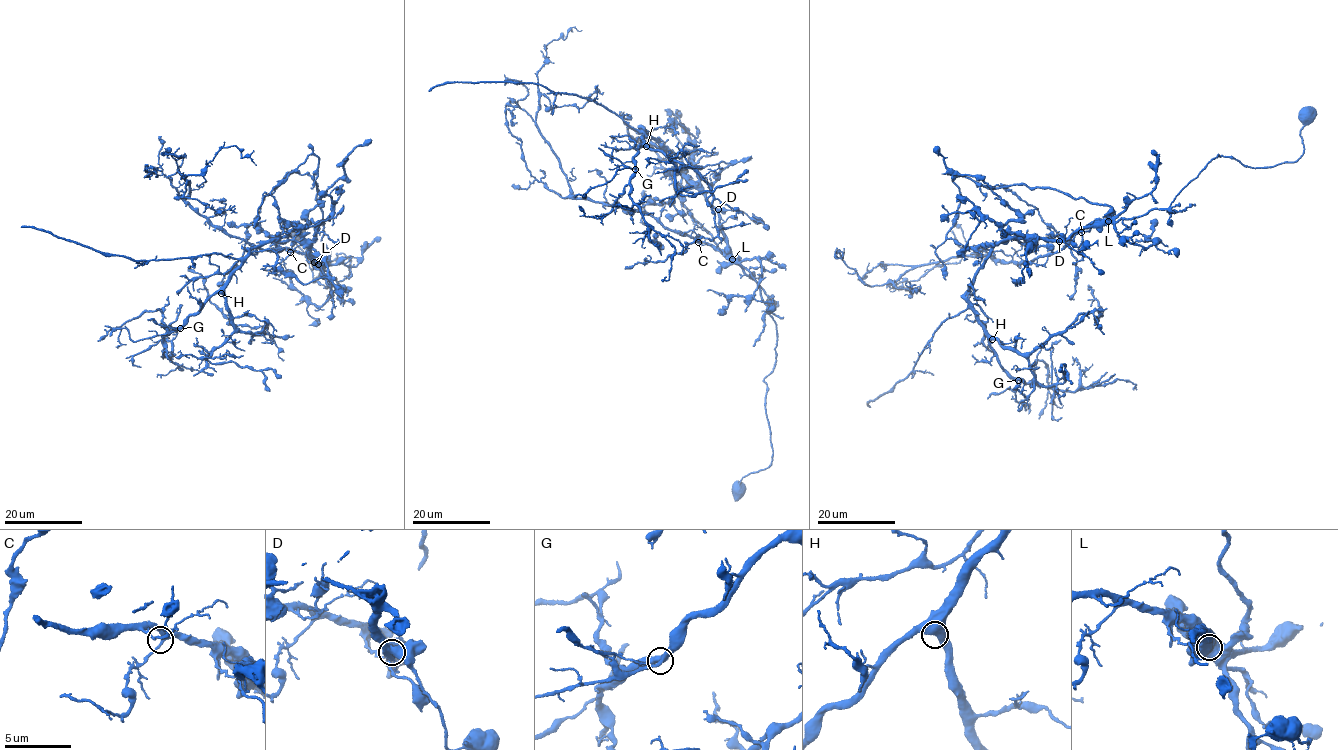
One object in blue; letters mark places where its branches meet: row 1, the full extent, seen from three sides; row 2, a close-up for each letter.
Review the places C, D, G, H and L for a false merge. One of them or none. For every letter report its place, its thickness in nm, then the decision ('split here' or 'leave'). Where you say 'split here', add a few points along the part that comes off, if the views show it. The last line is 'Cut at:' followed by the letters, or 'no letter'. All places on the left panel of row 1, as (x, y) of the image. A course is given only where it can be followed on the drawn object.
C: place (290, 252); calibre 360 nm; leave
D: place (314, 262); calibre 500 nm; leave
G: place (180, 328); calibre 400 nm; leave
H: place (221, 293); calibre 600 nm; leave
L: place (318, 264); calibre 700 nm; split here; course (318, 264), (228, 235), (187, 204), (191, 183), (179, 170), (182, 178), (202, 172), (231, 146), (256, 165)
Cut at: L

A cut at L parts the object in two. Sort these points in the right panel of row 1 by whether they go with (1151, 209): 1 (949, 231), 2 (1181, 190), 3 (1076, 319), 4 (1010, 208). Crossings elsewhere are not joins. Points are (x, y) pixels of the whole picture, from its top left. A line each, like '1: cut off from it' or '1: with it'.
1: with it
2: with it
3: cut off from it
4: cut off from it

